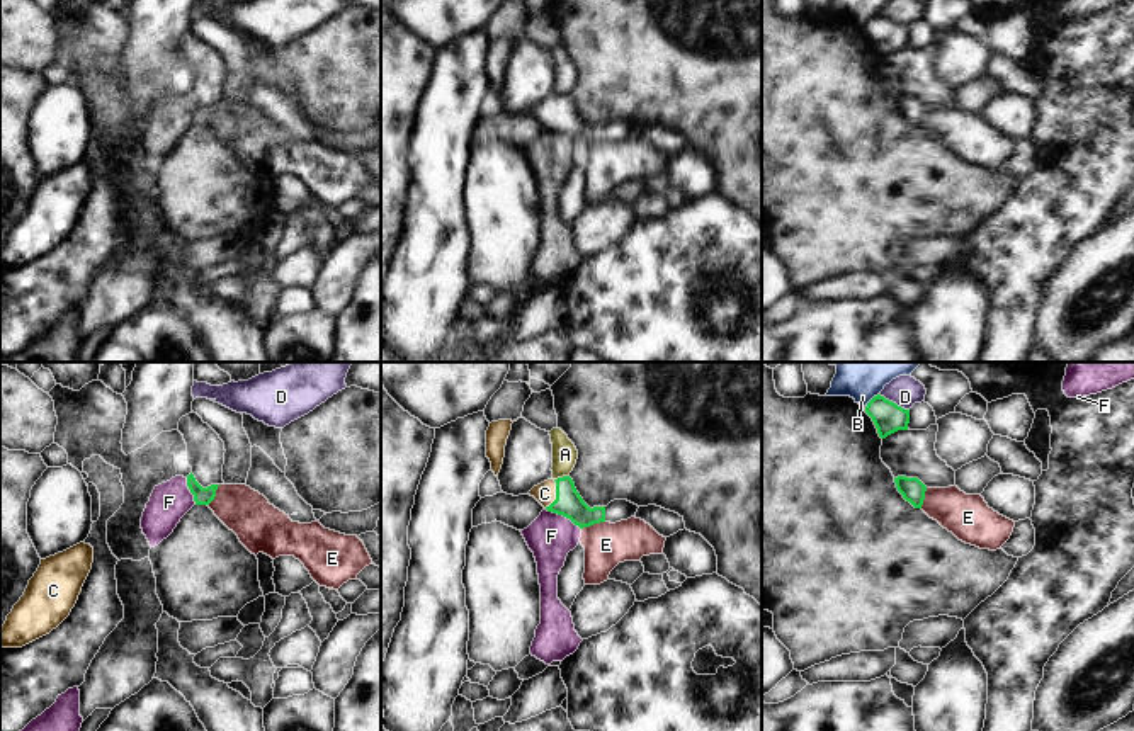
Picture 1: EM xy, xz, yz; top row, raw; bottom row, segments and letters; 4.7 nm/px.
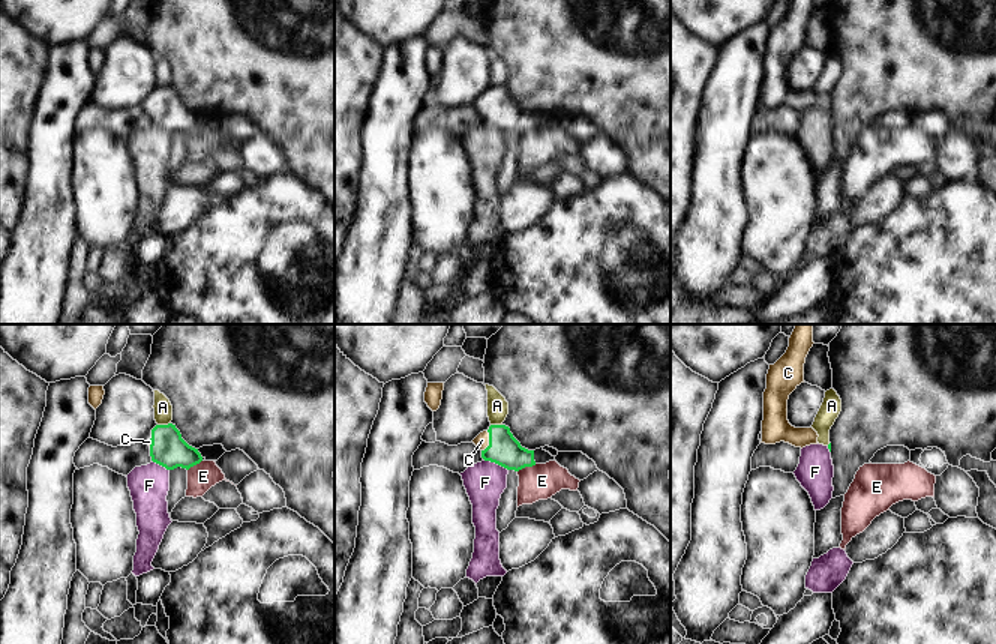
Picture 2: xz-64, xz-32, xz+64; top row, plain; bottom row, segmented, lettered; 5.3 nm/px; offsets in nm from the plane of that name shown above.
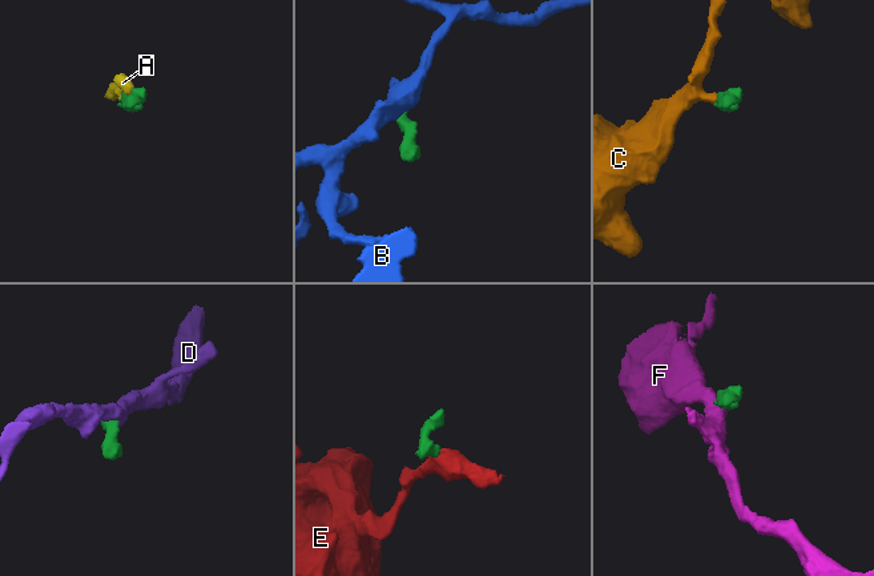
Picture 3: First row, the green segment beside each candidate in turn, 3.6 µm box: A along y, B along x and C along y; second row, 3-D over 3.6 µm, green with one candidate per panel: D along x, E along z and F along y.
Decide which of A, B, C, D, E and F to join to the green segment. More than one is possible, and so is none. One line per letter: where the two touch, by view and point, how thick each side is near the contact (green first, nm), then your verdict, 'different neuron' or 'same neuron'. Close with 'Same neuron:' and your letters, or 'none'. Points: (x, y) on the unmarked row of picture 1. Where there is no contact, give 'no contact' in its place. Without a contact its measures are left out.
A: contact xz (560, 97); calibres 130 and 120 nm; different neuron
B: contact yz (871, 19); calibres 150 and 110 nm; different neuron
C: contact xz (556, 114); calibres 130 and 100 nm; same neuron
D: contact yz (895, 22); calibres 150 and 130 nm; different neuron
E: contact xz (592, 143); calibres 130 and 220 nm; different neuron
F: contact xz (563, 135); calibres 130 and 220 nm; different neuron
Same neuron: C

